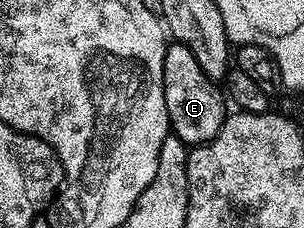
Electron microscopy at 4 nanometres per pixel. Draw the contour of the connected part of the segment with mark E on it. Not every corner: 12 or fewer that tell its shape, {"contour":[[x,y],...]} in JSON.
{"contour":[[171,41],[164,104],[171,131],[201,146],[228,117],[223,91]]}

